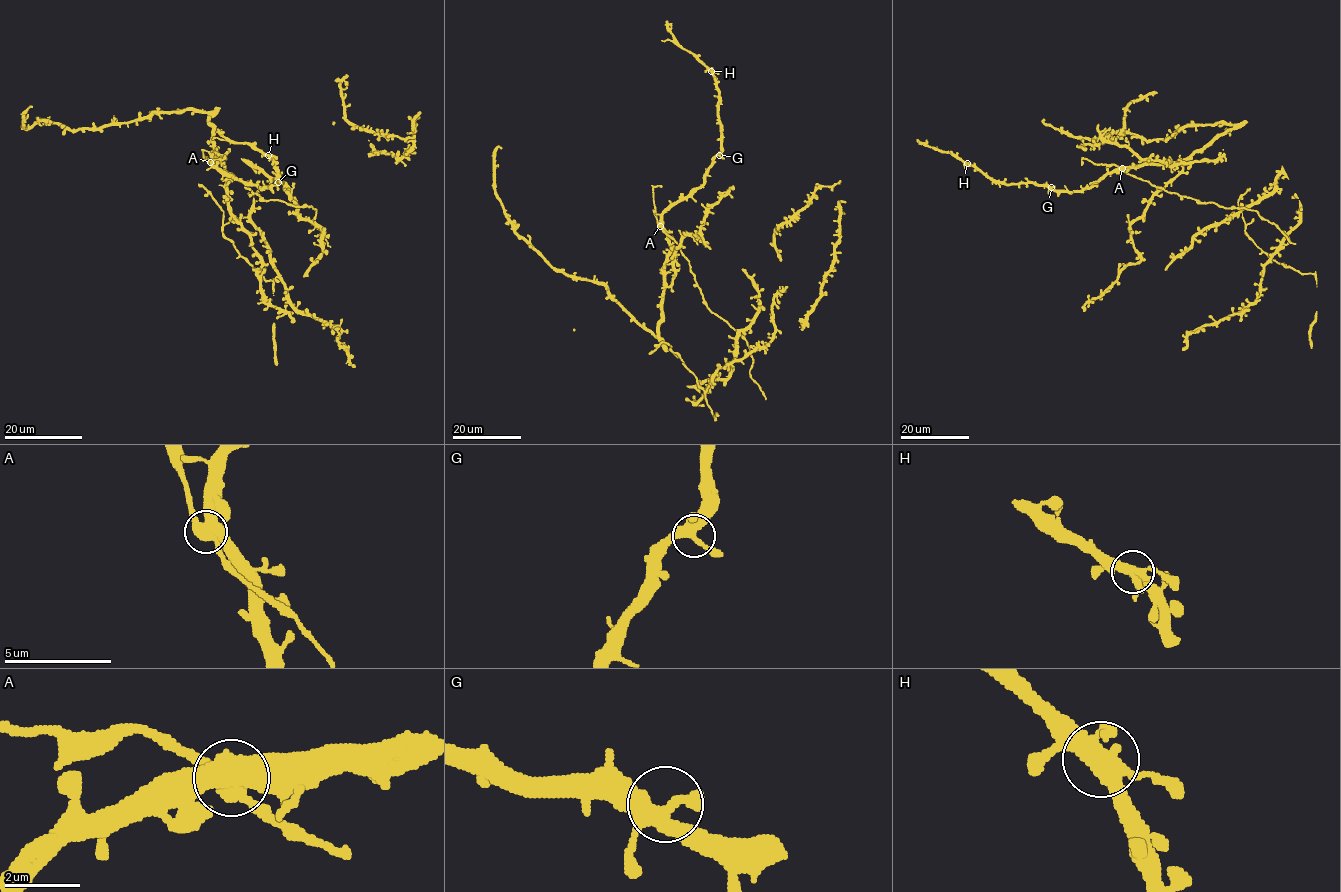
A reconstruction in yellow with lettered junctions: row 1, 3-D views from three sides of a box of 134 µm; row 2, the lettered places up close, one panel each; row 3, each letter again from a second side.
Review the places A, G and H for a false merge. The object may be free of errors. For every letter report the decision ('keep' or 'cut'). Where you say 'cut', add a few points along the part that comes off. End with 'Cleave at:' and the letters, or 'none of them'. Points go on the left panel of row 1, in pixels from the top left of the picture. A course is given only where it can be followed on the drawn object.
A: keep
G: keep
H: keep
Cleave at: none of them

